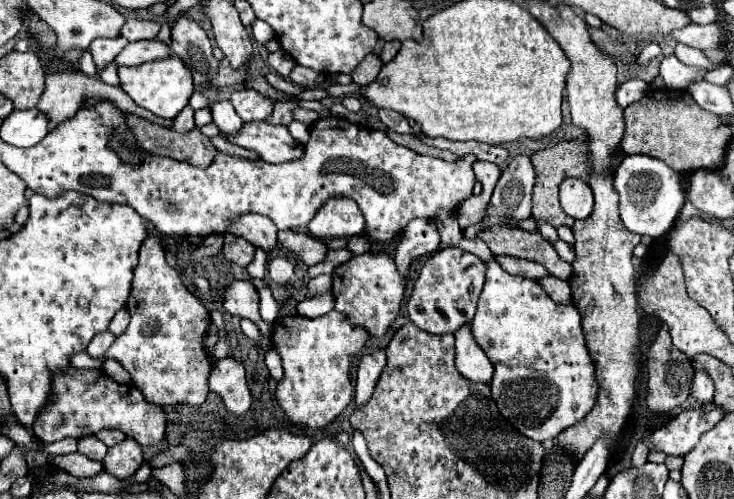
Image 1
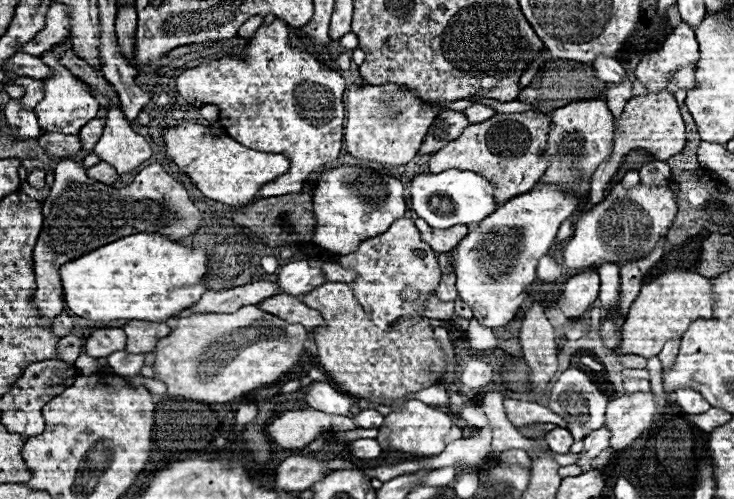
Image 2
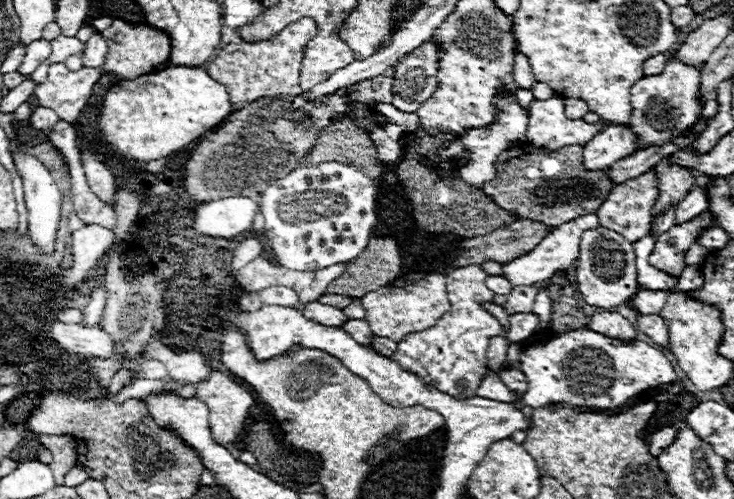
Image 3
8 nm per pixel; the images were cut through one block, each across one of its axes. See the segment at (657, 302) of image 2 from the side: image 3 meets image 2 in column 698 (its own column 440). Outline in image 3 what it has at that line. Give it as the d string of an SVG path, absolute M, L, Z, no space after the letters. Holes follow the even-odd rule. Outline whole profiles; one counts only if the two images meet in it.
M406 272L388 286L366 294L362 298L362 306L374 336L400 342L410 332L420 332L434 326L450 310L450 302L446 298L446 278L442 274Z

